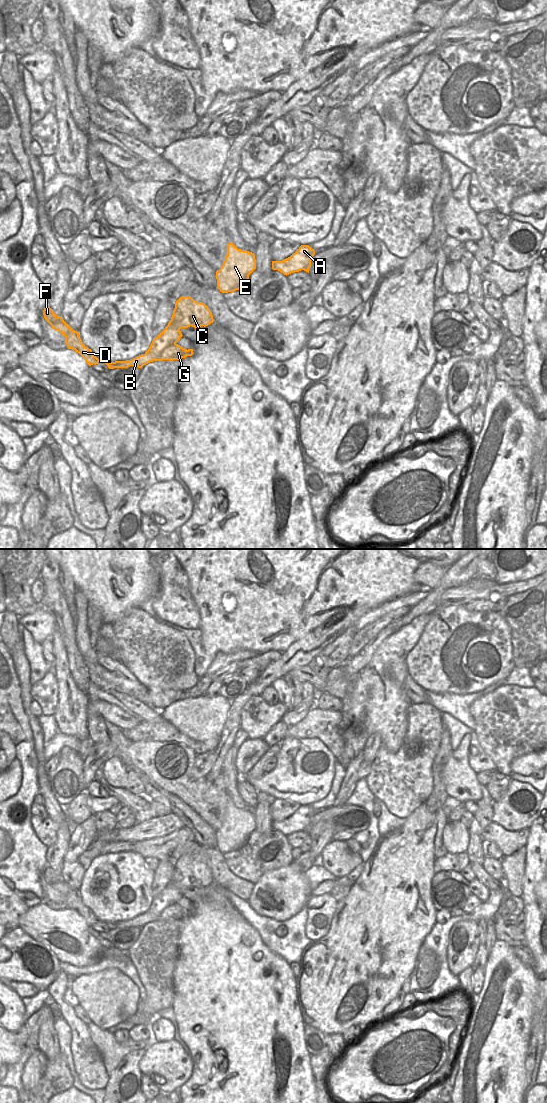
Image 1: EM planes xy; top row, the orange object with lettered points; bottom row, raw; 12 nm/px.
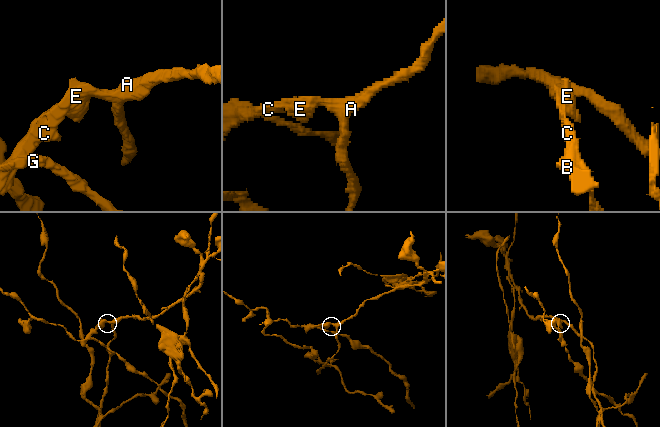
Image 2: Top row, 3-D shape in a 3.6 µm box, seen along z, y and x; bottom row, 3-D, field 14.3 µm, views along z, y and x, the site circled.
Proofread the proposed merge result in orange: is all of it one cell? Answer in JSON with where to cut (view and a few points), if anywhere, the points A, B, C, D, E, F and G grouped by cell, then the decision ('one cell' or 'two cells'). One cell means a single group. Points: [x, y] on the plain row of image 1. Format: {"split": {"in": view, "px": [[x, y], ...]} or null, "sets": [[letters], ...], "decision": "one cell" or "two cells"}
{"split": {"in": "xy", "px": [[175, 903], [168, 906], [158, 916], [149, 913], [145, 914]]}, "sets": [["A", "C", "E"], ["B", "D", "F", "G"]], "decision": "two cells"}

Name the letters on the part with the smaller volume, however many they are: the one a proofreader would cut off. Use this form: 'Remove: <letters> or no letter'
Remove: B, D, F, G

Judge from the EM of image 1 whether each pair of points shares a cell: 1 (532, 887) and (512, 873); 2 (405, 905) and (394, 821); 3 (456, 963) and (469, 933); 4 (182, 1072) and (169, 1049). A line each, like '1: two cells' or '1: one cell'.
1: two cells
2: two cells
3: one cell
4: one cell

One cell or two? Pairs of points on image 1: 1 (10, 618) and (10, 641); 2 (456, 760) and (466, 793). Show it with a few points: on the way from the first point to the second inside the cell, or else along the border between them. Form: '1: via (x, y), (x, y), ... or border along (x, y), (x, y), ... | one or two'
1: via (10, 624), (10, 635) | one
2: via (457, 768), (457, 775), (463, 785) | one

